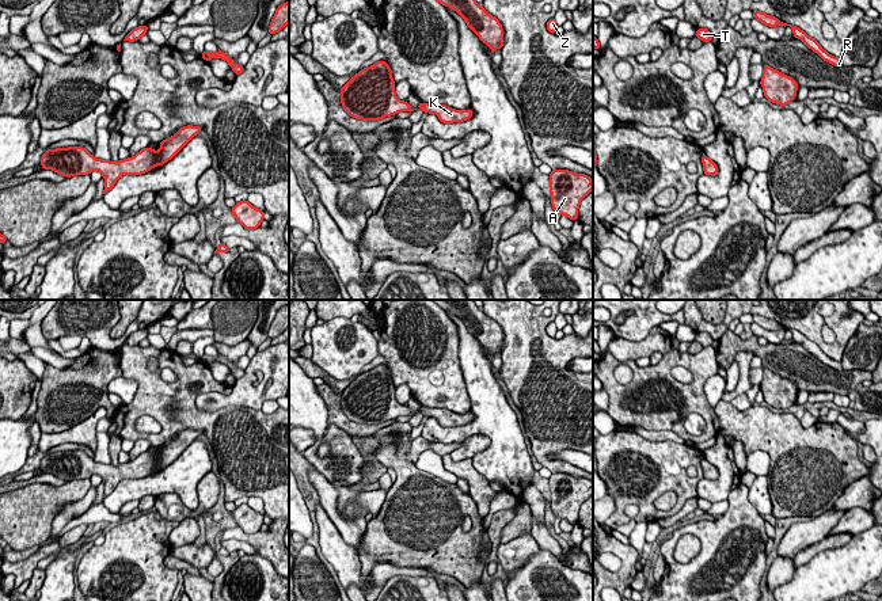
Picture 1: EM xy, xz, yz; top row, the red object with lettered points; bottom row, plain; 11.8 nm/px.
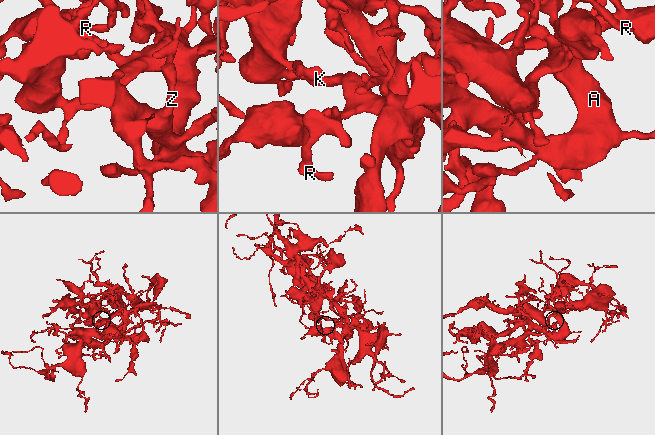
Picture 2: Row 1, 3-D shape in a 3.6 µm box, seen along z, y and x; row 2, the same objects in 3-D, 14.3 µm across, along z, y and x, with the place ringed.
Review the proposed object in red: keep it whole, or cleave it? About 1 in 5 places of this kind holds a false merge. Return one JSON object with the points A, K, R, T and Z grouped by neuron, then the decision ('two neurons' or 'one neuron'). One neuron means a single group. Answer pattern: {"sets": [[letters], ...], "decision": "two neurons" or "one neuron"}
{"sets": [["A", "K", "R", "T", "Z"]], "decision": "one neuron"}

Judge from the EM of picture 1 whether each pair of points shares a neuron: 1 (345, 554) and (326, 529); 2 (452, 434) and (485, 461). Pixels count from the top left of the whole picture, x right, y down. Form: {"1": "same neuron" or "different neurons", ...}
{"1": "same neuron", "2": "same neuron"}

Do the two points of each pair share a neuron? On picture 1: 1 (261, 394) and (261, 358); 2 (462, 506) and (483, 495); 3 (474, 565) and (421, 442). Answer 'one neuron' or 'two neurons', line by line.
1: one neuron
2: two neurons
3: two neurons

